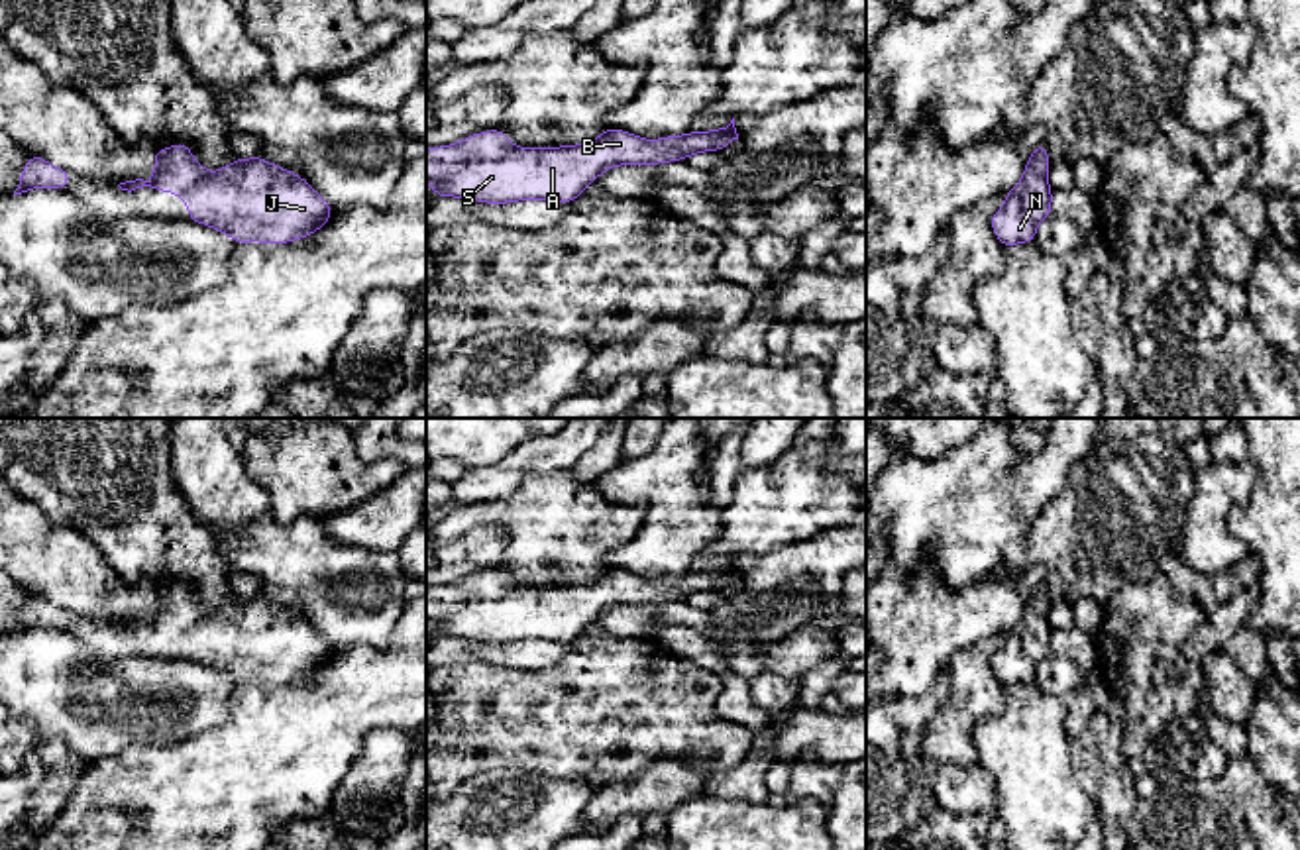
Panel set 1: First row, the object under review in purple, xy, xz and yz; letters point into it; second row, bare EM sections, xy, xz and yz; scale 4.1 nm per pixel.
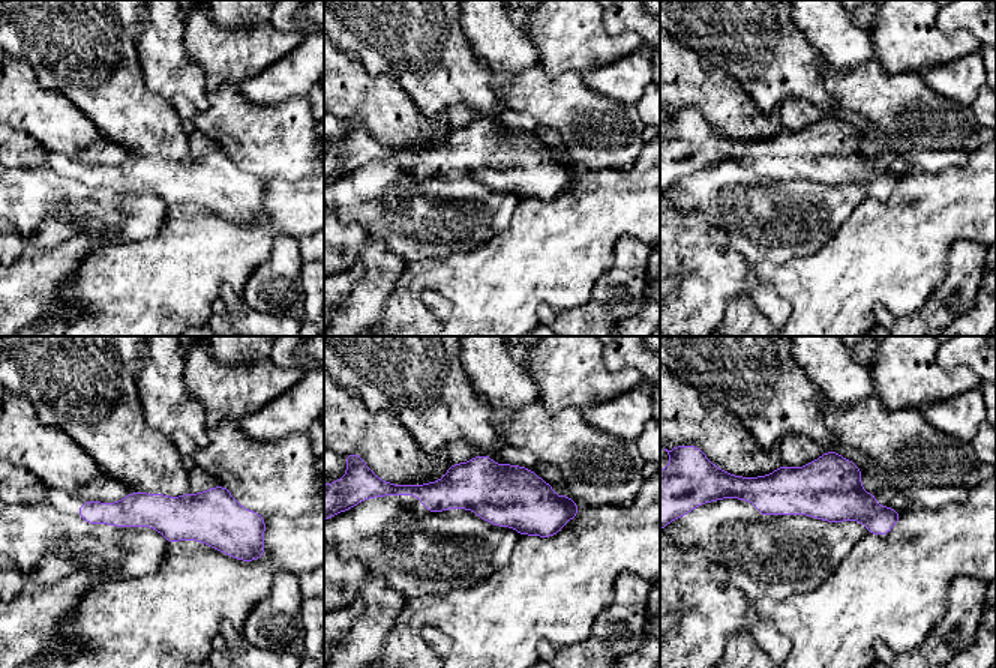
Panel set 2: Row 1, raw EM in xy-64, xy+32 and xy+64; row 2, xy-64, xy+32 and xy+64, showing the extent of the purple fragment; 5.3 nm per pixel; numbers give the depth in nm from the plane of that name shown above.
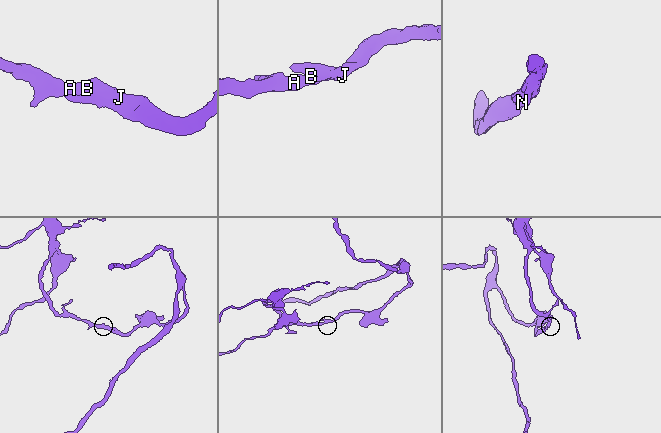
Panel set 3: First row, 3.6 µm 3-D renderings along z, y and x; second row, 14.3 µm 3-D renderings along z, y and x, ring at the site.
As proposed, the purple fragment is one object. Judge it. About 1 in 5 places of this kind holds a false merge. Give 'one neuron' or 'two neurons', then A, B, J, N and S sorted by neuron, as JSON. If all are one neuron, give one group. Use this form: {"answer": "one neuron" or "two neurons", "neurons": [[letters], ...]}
{"answer": "one neuron", "neurons": [["A", "B", "J", "N", "S"]]}

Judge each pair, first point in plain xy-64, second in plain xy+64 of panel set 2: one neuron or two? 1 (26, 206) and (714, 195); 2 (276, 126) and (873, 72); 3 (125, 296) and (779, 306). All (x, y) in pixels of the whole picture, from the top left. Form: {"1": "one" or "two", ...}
{"1": "one", "2": "one", "3": "two"}

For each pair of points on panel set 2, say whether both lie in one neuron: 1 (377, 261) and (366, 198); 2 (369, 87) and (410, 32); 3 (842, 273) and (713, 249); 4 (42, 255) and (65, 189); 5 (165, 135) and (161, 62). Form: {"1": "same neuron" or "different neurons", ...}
{"1": "different neurons", "2": "different neurons", "3": "different neurons", "4": "different neurons", "5": "different neurons"}

